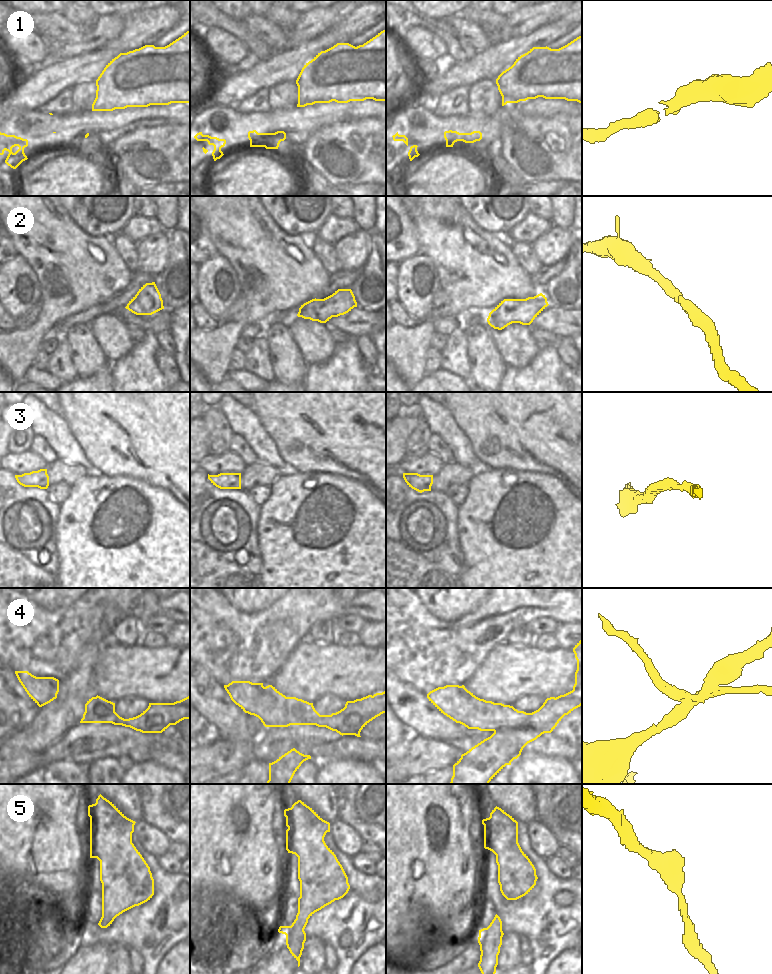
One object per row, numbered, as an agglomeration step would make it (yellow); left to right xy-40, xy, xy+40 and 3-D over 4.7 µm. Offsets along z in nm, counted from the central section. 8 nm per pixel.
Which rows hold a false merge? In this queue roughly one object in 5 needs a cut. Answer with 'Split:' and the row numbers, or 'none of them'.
Split: 4

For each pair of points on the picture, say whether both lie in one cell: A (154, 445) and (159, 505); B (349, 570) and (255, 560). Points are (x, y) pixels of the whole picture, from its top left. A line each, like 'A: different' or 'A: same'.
A: different
B: different

